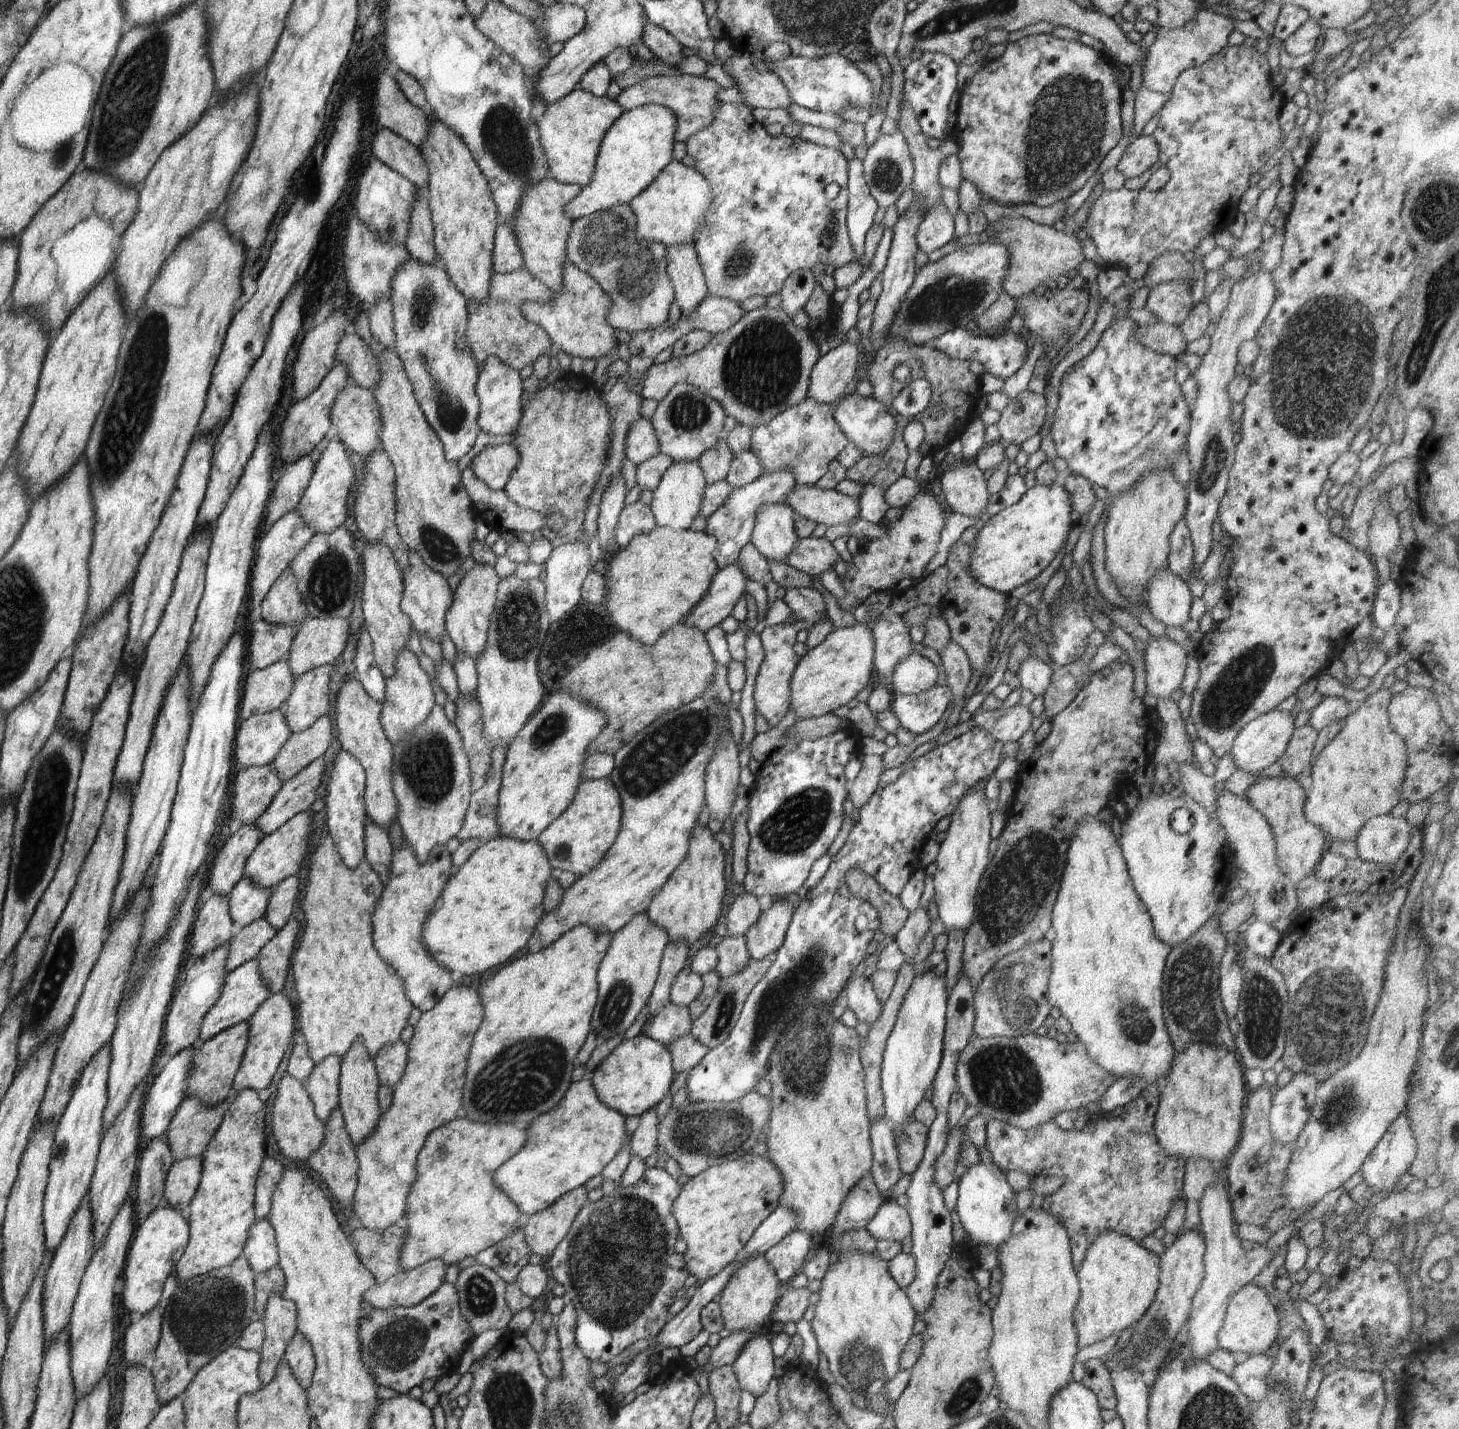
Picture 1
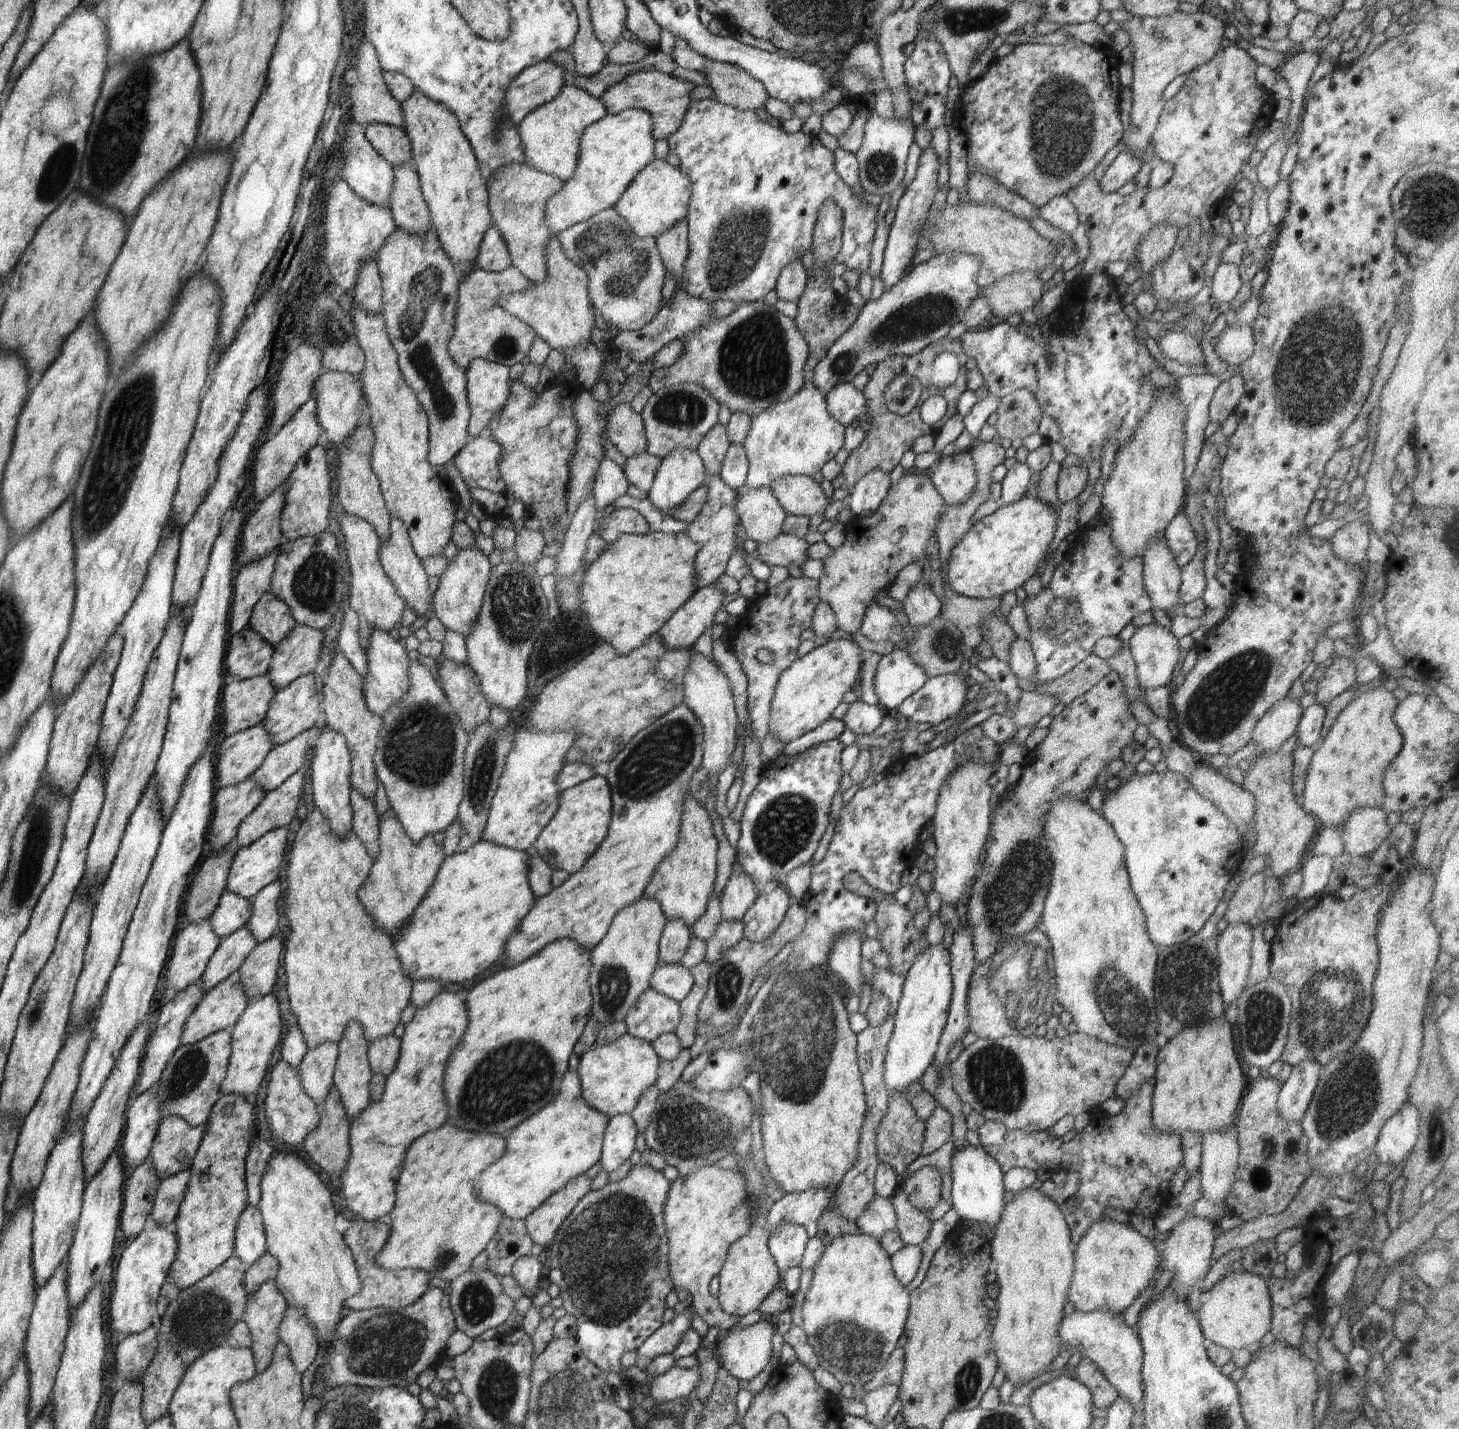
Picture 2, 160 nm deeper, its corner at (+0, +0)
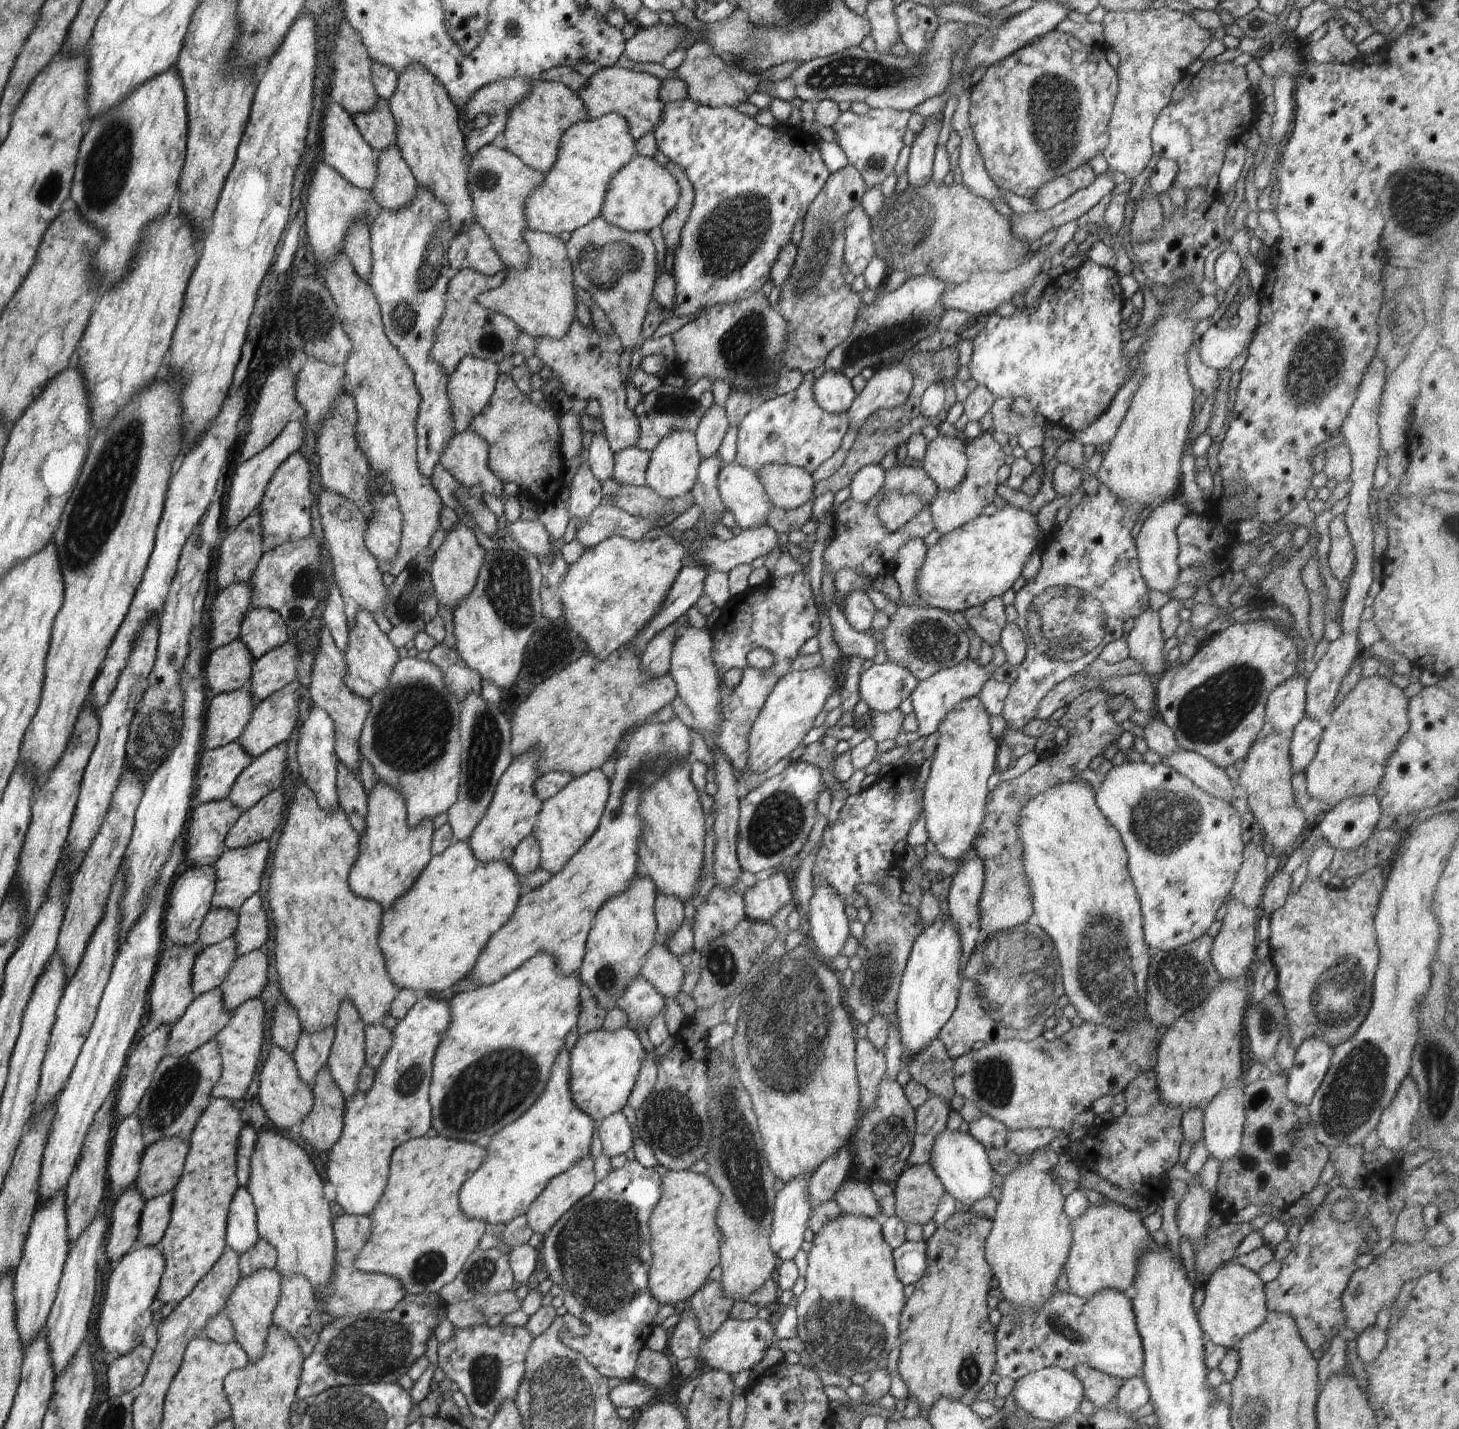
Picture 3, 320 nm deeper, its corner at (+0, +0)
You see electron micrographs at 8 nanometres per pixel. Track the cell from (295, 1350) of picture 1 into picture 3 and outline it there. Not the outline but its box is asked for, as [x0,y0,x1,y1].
[273,1275,324,1358]

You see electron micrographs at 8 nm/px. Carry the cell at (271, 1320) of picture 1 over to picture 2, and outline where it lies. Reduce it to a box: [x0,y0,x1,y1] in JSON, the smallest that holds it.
[241,1280,287,1373]

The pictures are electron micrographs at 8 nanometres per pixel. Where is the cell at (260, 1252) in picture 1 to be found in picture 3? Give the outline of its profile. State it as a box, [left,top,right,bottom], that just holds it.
[227,1187,259,1254]

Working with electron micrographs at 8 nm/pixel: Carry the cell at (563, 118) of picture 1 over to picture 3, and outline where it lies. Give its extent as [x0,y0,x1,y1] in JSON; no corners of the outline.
[502,76,588,173]

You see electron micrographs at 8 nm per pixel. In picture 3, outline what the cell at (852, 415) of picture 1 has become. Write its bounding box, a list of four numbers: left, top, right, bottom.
[812,369,857,414]

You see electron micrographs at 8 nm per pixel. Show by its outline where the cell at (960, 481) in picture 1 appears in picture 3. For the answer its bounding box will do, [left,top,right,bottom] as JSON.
[920,434,967,489]

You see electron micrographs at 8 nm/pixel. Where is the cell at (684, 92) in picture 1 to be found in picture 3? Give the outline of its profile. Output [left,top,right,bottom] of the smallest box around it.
[577,65,665,140]

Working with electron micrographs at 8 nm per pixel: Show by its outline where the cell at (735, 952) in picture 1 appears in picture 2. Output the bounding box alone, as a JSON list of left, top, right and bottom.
[704,918,743,964]

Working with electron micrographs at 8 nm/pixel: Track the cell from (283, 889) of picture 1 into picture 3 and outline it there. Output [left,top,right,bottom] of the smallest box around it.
[235,894,268,956]

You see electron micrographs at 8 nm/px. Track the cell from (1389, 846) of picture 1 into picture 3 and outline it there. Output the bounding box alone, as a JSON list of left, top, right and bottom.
[1315,795,1382,850]

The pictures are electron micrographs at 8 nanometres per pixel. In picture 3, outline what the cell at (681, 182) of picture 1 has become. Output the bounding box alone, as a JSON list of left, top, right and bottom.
[599,154,680,233]

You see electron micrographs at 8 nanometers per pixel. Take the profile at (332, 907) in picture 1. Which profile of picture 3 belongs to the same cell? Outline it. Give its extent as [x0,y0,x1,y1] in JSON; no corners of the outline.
[268,780,400,1033]

